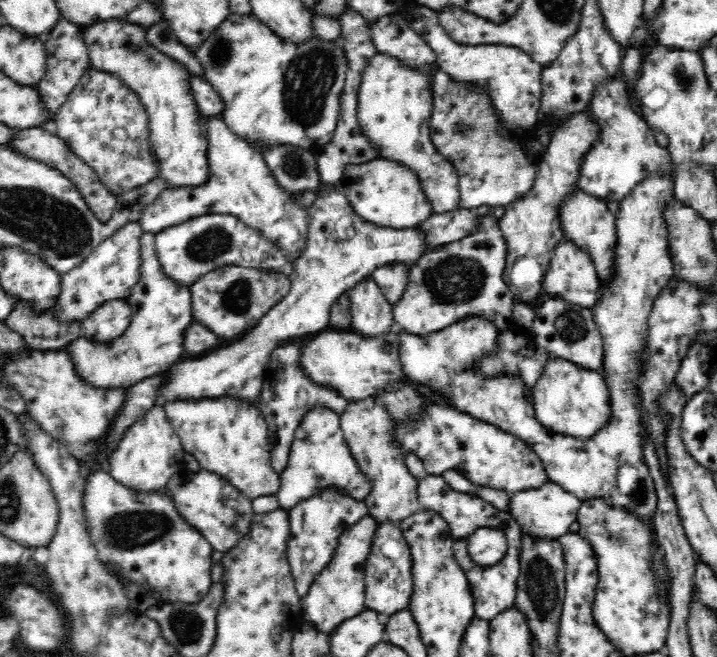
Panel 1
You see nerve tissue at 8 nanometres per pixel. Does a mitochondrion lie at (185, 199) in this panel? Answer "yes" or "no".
no

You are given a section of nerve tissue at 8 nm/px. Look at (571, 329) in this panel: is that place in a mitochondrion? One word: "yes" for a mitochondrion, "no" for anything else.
yes

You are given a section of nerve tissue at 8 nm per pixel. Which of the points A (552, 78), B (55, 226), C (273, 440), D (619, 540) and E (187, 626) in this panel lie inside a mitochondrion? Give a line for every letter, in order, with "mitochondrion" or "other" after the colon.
A: other
B: mitochondrion
C: other
D: mitochondrion
E: mitochondrion

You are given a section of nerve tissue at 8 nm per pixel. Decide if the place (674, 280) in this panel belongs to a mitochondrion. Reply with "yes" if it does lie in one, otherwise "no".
no

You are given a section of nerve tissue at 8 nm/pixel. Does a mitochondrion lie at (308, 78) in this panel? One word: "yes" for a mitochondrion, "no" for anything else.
yes

